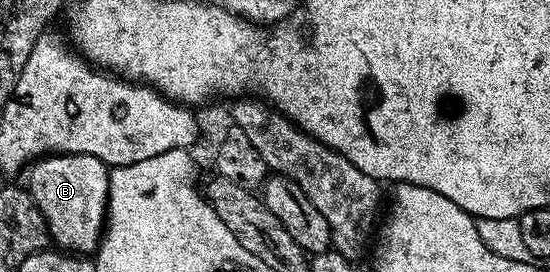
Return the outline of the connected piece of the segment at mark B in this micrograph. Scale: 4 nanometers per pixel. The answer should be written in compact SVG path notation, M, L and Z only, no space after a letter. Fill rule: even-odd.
M86 152L48 154L40 157L30 170L29 189L39 211L45 216L50 241L64 252L78 252L83 256L98 250L107 225L109 192L109 167L102 158L89 156Z

